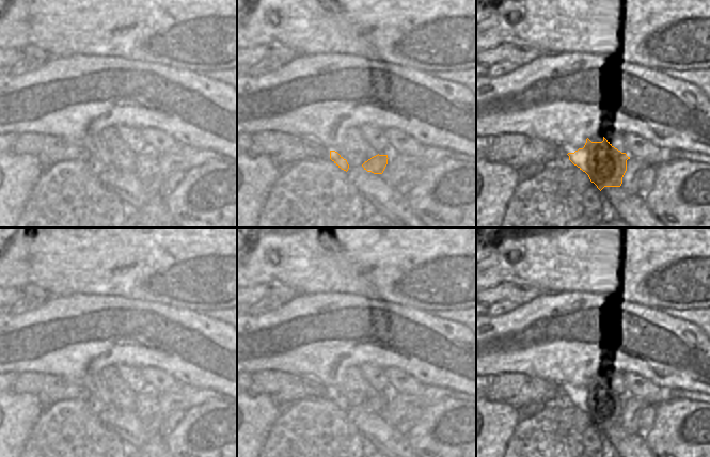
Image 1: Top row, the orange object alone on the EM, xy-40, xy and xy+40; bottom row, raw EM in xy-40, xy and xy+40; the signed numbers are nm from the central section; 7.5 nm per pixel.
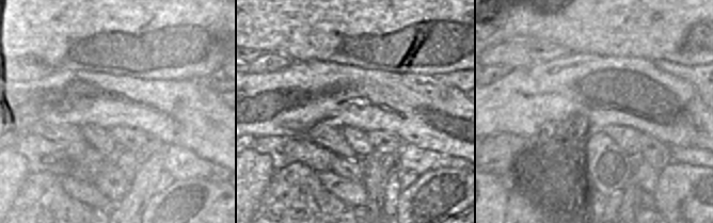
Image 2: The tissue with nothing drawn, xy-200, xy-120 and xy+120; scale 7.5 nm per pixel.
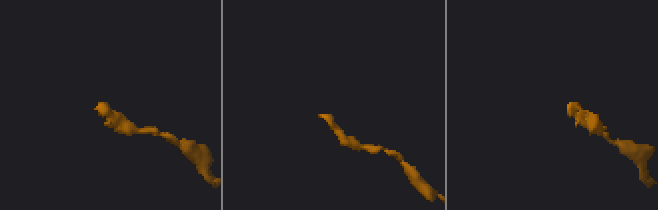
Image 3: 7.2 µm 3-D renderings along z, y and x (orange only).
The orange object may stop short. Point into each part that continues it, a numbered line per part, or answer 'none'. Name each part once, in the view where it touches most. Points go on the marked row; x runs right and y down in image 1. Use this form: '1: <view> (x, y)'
1: xy+40 (596, 137).

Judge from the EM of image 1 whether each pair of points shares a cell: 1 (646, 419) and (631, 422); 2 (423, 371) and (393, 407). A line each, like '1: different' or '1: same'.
1: different
2: different

